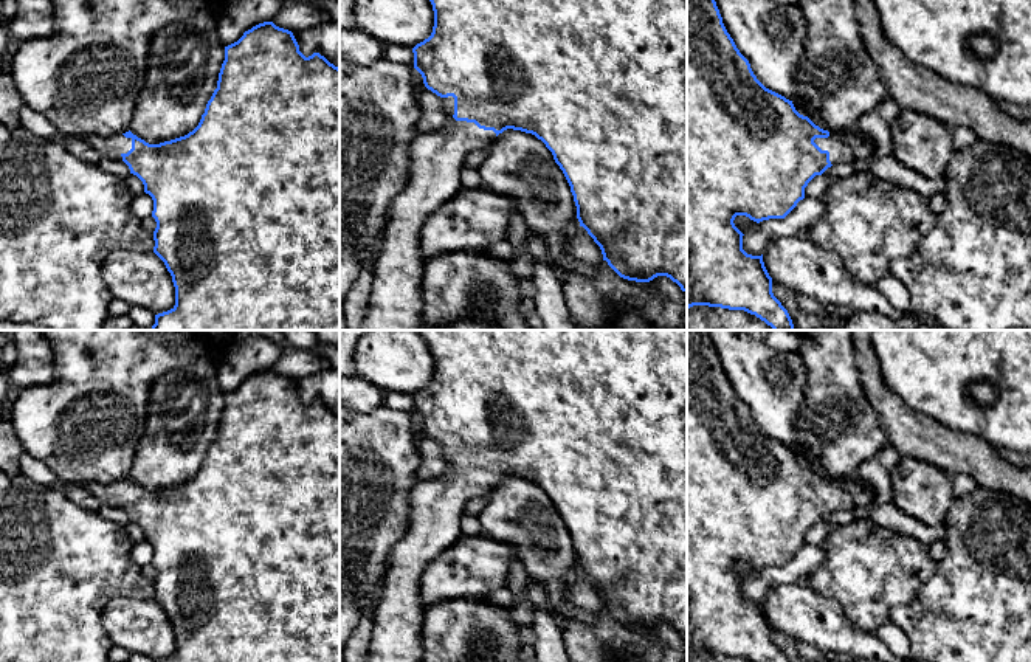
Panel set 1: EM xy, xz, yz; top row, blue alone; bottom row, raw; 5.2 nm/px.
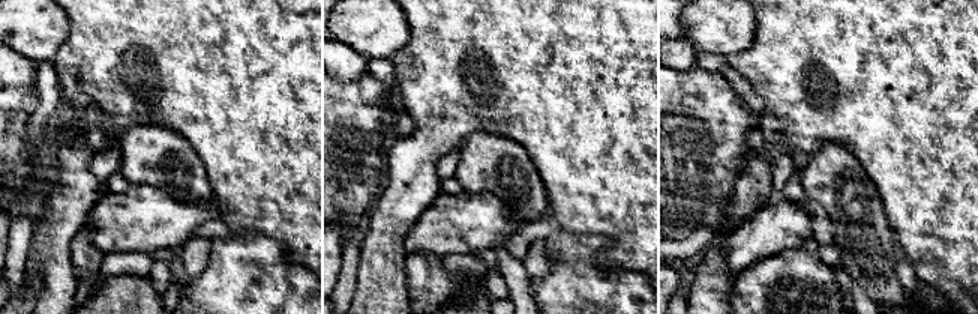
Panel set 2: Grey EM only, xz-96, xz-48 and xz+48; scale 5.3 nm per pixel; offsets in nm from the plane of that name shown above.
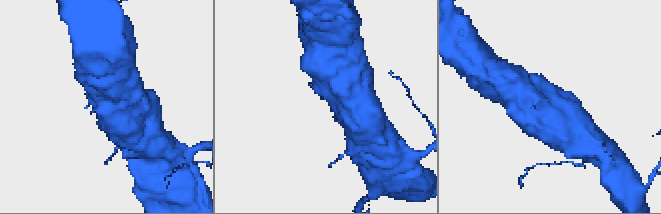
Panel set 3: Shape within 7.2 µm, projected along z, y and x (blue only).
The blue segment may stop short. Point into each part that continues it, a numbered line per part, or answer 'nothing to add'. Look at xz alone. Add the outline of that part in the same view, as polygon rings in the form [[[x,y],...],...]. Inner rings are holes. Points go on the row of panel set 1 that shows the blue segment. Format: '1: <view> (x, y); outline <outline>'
1: xz (396, 303); outline [[[442,98],[443,115],[447,124],[433,133],[420,133],[411,144],[411,178],[408,184],[398,192],[392,202],[391,220],[380,240],[380,254],[374,264],[374,282],[369,298],[369,307],[363,321],[361,330],[423,330],[423,299],[422,299],[422,279],[425,274],[425,260],[420,253],[420,229],[425,220],[433,215],[442,205],[445,205],[460,186],[460,172],[464,160],[468,153],[485,149],[495,138],[493,130],[479,129],[474,122],[456,121],[454,98]]]

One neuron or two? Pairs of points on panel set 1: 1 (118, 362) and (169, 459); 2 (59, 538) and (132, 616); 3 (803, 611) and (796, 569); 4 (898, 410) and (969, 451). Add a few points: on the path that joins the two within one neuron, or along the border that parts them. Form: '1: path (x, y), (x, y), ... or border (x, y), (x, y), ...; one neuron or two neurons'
1: border (155, 380), (149, 394), (144, 433), (135, 450); two neurons
2: border (152, 597), (113, 597), (103, 613), (106, 633); two neurons
3: border (796, 582), (774, 585), (763, 599); two neurons
4: path (915, 427), (931, 442), (952, 451); one neuron

